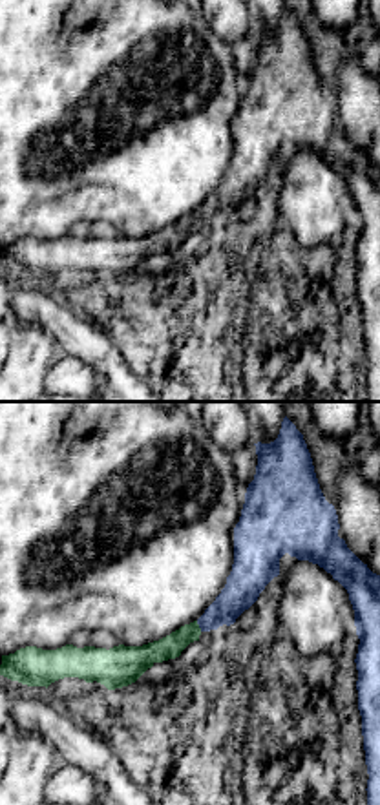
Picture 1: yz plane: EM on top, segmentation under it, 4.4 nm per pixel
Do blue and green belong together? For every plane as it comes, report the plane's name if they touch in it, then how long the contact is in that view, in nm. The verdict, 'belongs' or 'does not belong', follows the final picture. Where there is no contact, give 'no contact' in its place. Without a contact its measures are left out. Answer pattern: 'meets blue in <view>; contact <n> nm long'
meets blue in yz; contact 50 nm long

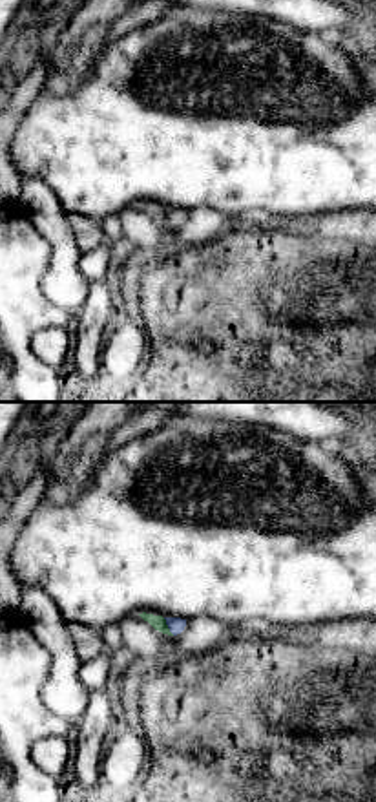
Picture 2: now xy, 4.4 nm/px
meets blue in xy; contact 90 nm long

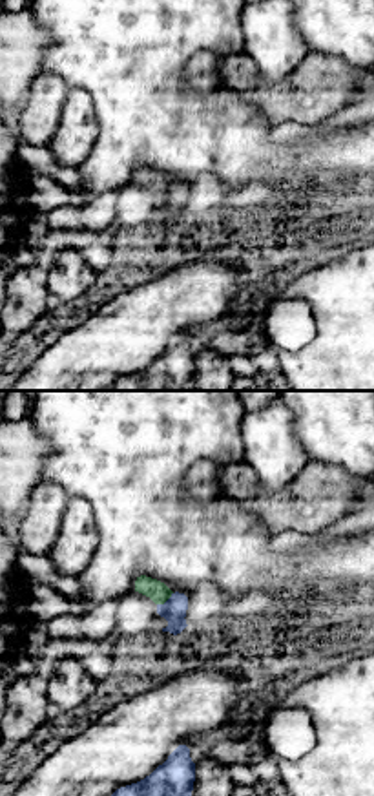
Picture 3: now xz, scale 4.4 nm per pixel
meets blue in xz; contact 90 nm long

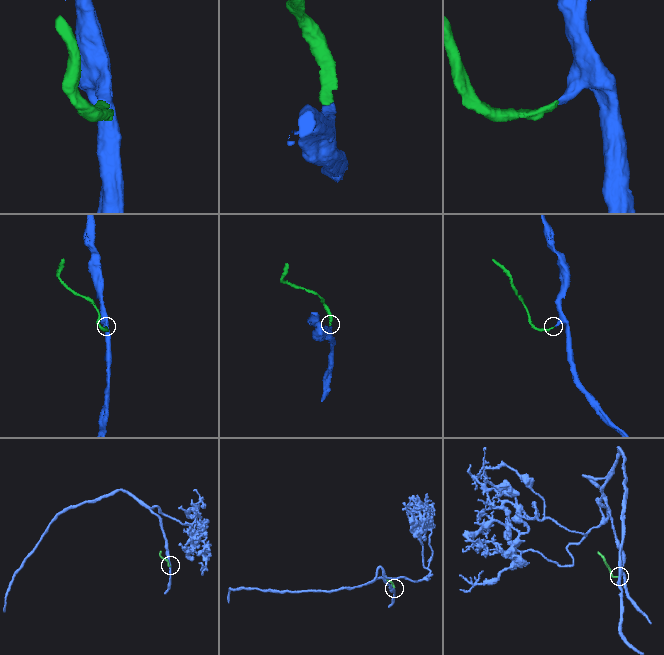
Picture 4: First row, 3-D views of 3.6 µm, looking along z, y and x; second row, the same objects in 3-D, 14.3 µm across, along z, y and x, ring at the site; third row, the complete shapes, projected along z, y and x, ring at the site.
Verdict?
belongs

